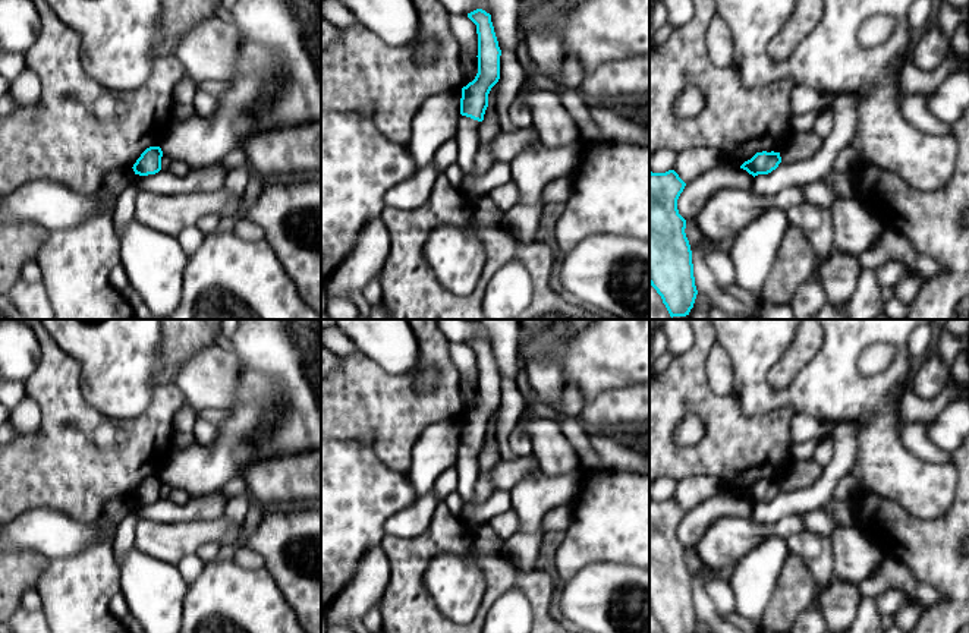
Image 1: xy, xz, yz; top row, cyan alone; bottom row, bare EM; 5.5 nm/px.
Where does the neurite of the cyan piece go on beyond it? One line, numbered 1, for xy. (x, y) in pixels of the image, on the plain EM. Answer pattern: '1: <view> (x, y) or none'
1: none

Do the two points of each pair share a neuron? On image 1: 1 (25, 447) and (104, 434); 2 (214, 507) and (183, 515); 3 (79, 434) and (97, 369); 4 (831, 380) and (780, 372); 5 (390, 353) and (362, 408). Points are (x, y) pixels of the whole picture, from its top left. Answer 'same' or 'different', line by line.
1: same
2: same
3: different
4: different
5: different

